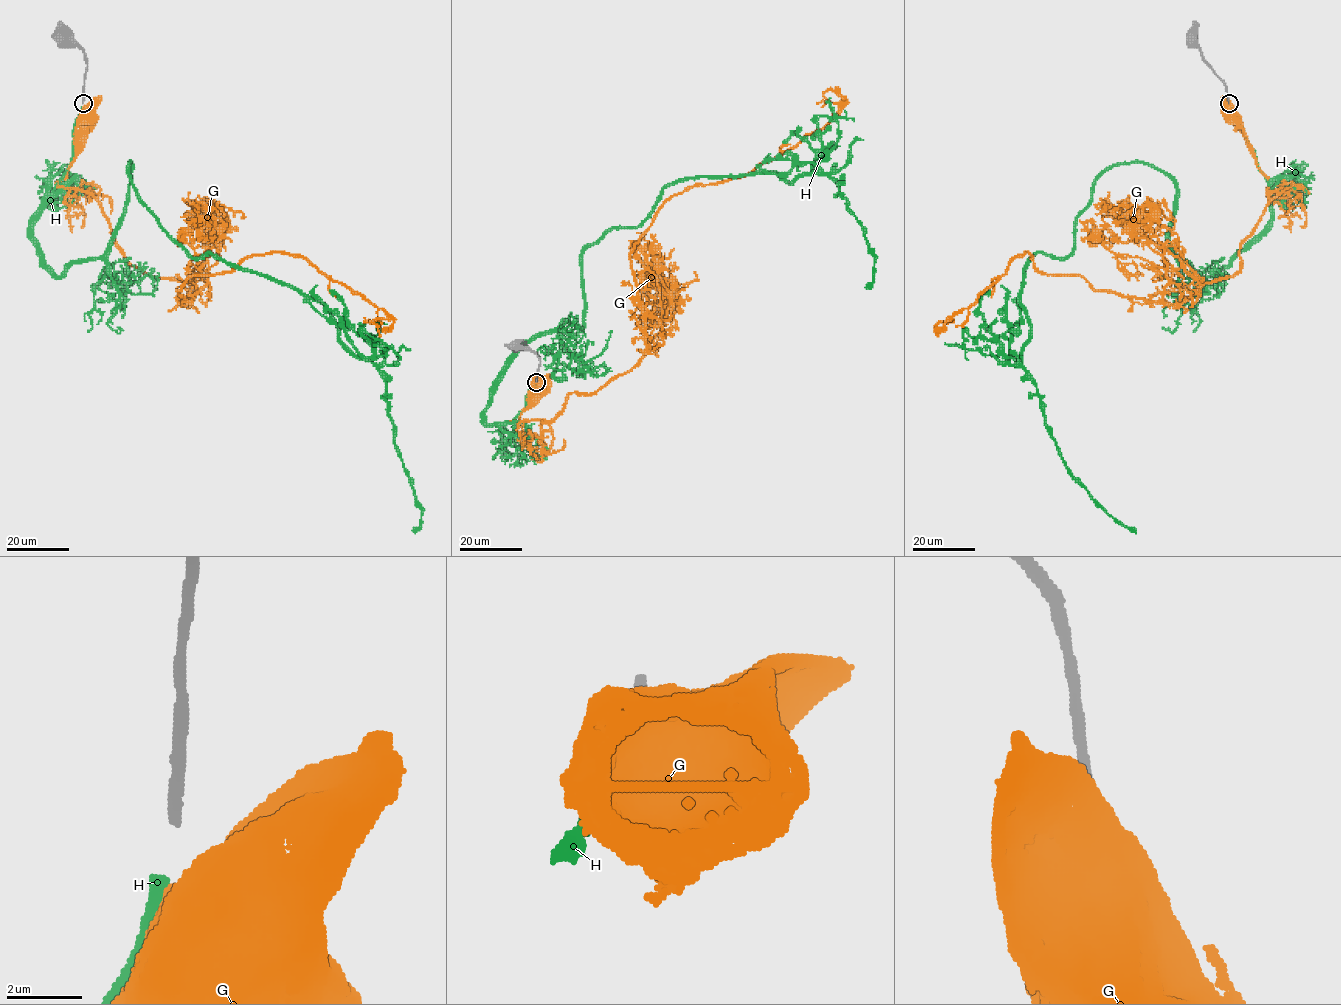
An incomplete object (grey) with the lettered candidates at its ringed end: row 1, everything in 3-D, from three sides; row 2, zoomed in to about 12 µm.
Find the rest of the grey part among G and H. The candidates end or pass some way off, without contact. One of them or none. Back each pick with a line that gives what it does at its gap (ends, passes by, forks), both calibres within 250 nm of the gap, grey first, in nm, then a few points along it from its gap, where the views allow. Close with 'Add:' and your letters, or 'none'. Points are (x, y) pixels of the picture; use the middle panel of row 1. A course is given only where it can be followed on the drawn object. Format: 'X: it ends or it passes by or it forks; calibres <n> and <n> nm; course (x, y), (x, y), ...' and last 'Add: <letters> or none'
H: it ends; calibres 280 and 440 nm; course (535, 383), (489, 424), (506, 360), (582, 328), (585, 248), (679, 180), (825, 173), (874, 256), (866, 288)
Add: H

